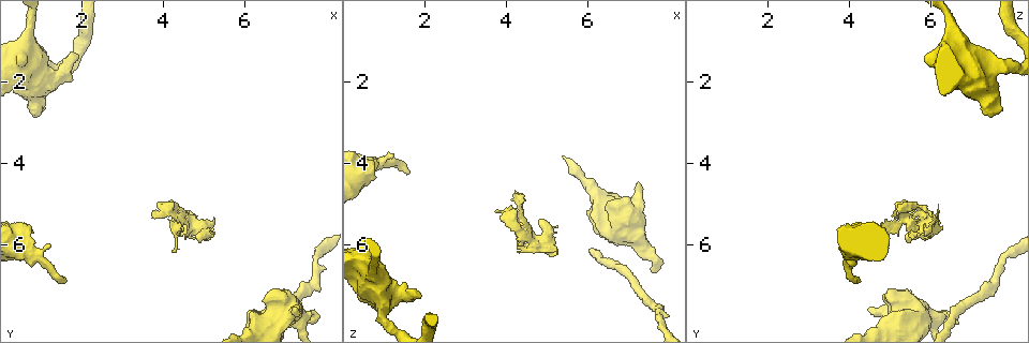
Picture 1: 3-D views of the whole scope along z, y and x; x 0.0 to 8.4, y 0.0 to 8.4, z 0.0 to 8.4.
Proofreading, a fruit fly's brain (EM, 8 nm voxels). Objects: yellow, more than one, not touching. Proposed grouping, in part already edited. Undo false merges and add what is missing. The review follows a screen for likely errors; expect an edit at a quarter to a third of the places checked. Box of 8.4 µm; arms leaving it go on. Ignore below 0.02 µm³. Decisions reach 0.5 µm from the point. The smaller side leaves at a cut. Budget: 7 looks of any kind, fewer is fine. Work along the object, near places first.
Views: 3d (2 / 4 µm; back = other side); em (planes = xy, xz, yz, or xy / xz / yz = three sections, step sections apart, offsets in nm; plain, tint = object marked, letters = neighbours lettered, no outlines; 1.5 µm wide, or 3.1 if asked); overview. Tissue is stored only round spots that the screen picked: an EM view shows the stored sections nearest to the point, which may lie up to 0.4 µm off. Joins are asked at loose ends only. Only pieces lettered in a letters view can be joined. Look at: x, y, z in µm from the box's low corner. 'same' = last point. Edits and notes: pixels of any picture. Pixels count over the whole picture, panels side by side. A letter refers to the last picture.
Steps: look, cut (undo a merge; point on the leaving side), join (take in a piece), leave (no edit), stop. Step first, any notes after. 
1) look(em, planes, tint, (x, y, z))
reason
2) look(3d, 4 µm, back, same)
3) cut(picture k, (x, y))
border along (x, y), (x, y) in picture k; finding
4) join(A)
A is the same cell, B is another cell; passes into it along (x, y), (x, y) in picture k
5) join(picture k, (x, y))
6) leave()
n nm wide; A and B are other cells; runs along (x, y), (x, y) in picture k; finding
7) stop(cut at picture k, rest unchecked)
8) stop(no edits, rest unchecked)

look(3d, 4 µm, (7.25, 7.55, 4.50))
thick end

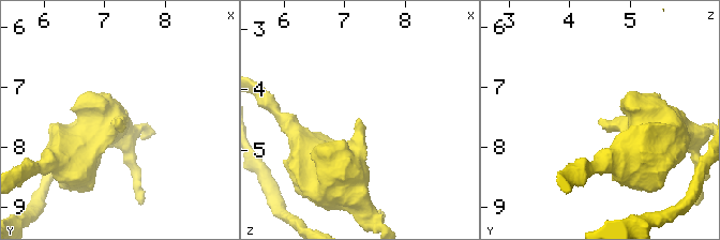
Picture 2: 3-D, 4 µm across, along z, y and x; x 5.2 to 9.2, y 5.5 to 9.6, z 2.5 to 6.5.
look(em, planes, letters, (7.25, 7.60, 4.50))
need the tissue

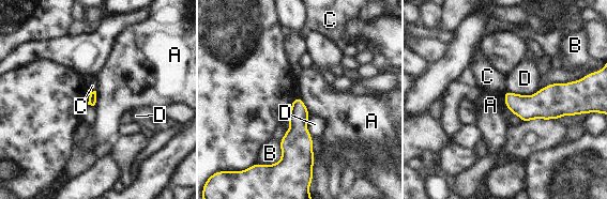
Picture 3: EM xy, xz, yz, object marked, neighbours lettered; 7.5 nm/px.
leave()
D touches over 260 nm; A, B, C and D are other cells; border along (298, 95), (309, 113) in picture 3; no lettered piece goes on from it

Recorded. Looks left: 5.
look(em, planes, tint, (7.65, 7.90, 6.60))
branch stops here

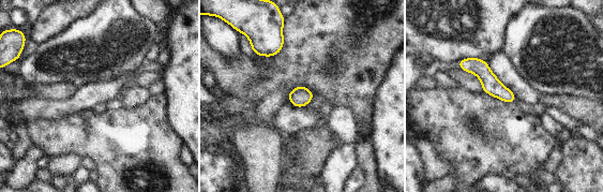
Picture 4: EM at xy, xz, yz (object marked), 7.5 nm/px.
look(em, planes, letters, same)
what lies round it

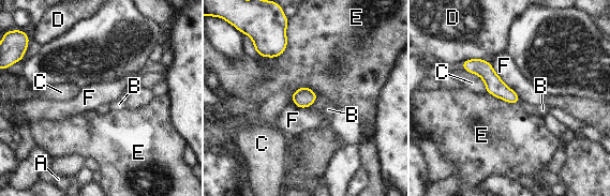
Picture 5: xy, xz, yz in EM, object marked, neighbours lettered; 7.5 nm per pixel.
leave()
A, B, C, D, E and F are other cells; border along (287, 25), (286, 48), (261, 57) in picture 5; no lettered piece goes on from it

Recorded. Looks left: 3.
look(em, 3.1 µm, planes, letters, (0.95, 1.70, 7.40))
sudden change in width

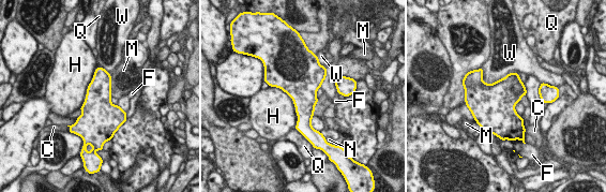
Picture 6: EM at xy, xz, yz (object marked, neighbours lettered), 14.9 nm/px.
leave()
C, F, H, M, N, Q and W are other cells; border along (269, 86), (291, 99), (294, 128) in picture 6; continuous, no second neuron

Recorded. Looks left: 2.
stop(no edits, rest unchecked)

